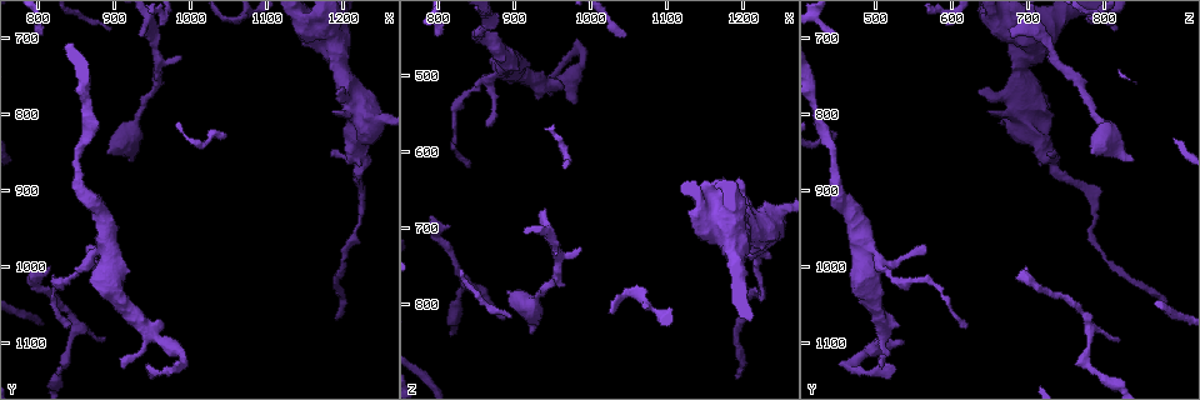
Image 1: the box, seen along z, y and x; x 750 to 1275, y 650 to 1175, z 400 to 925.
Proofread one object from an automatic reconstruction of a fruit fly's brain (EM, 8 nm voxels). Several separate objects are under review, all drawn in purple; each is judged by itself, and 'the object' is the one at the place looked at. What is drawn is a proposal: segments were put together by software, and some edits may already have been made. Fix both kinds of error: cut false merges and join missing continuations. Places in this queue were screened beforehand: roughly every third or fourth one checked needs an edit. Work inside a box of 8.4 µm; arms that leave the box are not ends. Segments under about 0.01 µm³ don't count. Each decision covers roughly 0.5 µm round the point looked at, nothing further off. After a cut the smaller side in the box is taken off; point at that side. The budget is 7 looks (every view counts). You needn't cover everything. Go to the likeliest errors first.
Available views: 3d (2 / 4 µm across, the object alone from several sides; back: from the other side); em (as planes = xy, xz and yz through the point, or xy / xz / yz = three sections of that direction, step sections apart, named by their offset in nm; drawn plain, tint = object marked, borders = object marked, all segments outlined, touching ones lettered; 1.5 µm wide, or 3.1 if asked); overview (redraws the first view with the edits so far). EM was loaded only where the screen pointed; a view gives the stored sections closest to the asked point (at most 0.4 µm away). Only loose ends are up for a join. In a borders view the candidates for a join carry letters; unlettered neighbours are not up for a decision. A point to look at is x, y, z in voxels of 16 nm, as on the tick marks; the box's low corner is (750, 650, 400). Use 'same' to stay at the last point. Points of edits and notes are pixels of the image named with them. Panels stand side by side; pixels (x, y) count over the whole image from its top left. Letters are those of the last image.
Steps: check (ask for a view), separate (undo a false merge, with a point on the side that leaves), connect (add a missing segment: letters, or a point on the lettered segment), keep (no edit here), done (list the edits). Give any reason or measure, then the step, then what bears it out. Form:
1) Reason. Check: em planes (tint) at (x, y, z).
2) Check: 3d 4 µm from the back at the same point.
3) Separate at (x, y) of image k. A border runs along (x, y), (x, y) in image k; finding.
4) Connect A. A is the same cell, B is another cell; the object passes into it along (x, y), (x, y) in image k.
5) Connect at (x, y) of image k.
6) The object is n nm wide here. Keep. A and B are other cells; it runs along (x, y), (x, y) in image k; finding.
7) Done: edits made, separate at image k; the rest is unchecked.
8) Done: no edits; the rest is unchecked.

Thin end. Check: em planes (borders) at (910, 1130, 510).

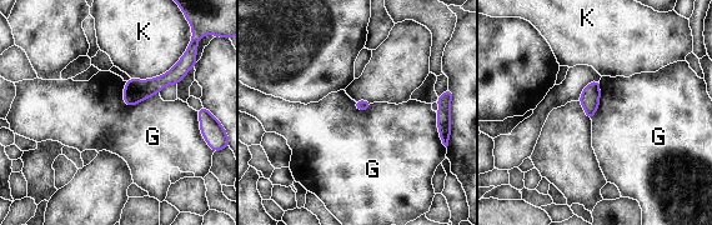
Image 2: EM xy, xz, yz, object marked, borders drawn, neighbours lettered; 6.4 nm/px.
The longest contact is with K, 380 nm. Keep. G and K are other cells; none of them fits.

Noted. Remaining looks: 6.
Thin end. Check: em yz step 8 (tint) at (835, 1080, 620).

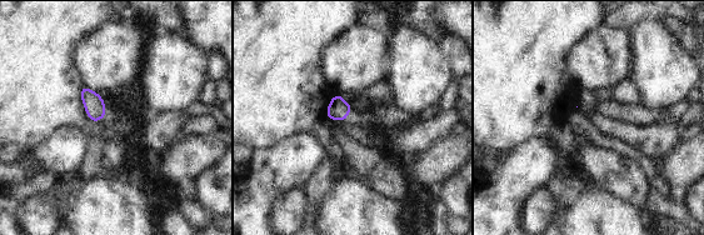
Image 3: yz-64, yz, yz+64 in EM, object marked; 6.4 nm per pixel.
Another direction. Check: em planes (borders) at the same point.

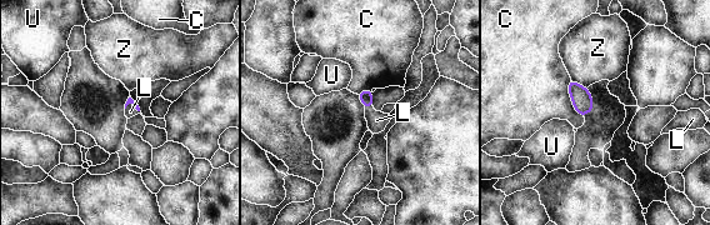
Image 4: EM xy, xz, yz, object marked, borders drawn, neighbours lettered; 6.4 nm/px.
Connect at (376, 120) of image 4. L is the same cell, C, U and Z are other cells; the object passes into it along (366, 95), (369, 106), (376, 120) in image 4; the neuron continues.

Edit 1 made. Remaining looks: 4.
Redraw. Check: overview.

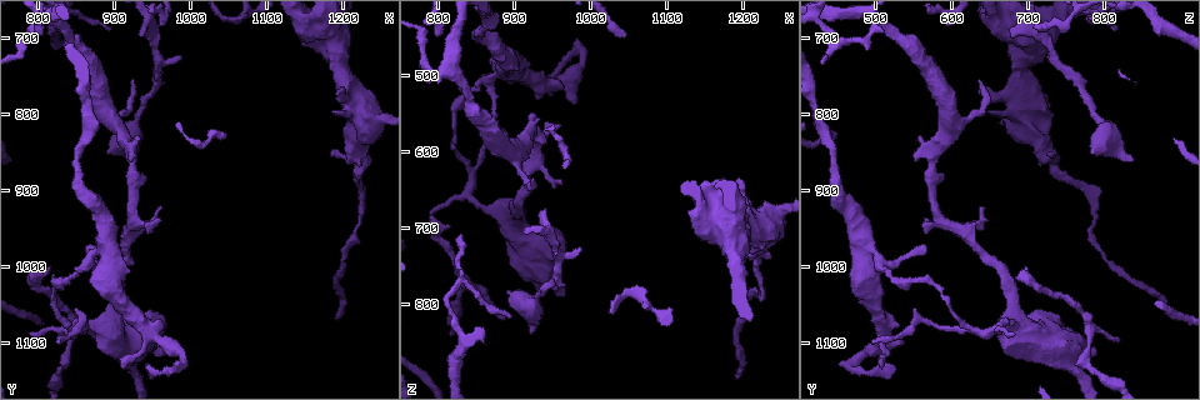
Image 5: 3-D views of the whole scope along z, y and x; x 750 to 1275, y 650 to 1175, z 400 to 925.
Thick turns thin. Check: 3d 2 µm at (850, 710, 545).

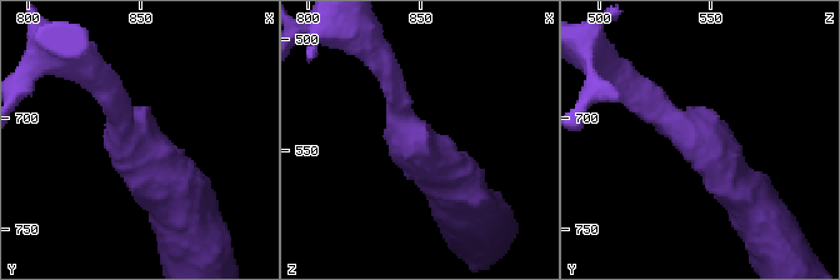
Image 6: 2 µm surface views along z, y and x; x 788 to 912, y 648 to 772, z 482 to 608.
The arms are 200, 400 nm wide. Check: em xy step 4 (borders) at (847, 714, 548).

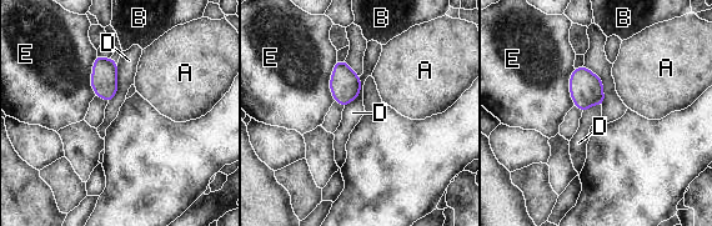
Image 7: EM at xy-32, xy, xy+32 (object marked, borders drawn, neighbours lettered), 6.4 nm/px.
Keep. A, B, D and E are other cells; a border runs along (118, 65), (118, 91), (109, 101) in image 7; one neuron here.

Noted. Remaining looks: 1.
Done: edits made, connect at image 4; the rest is unchecked.

